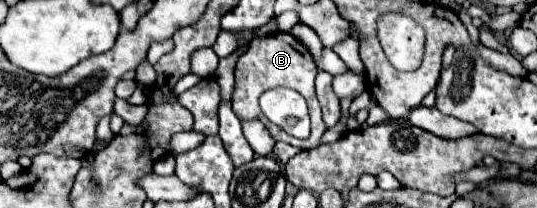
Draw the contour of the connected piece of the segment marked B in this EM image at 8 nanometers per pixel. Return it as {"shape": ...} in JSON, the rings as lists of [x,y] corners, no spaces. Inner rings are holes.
{"shape":[[[274,33],[268,37],[258,37],[250,43],[248,51],[238,59],[234,73],[236,73],[236,85],[234,85],[234,93],[232,93],[232,109],[240,121],[260,119],[276,141],[284,141],[284,143],[290,143],[290,145],[300,147],[300,149],[312,149],[312,147],[320,145],[322,135],[326,131],[326,125],[322,123],[320,103],[318,103],[316,93],[314,93],[316,65],[312,61],[312,55],[304,49],[304,45],[300,45],[300,41],[296,41],[290,33]],[[270,87],[288,87],[288,89],[294,89],[300,95],[304,95],[304,99],[310,105],[310,117],[312,117],[312,135],[308,139],[302,141],[302,139],[296,139],[292,135],[286,135],[280,127],[270,125],[270,121],[262,115],[262,111],[258,107],[258,99]]]}

